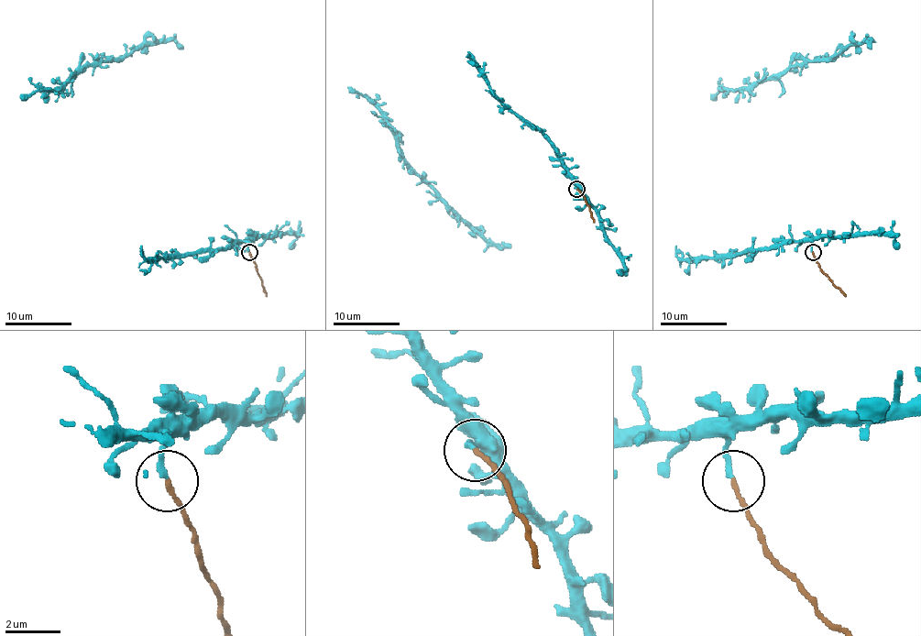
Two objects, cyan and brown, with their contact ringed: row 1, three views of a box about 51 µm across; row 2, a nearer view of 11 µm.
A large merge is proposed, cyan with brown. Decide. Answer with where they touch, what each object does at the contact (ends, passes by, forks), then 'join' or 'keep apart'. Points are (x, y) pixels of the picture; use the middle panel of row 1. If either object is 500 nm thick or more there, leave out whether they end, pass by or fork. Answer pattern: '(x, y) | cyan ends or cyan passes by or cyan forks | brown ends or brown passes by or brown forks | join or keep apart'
(576, 189) | cyan ends | brown ends | keep apart

